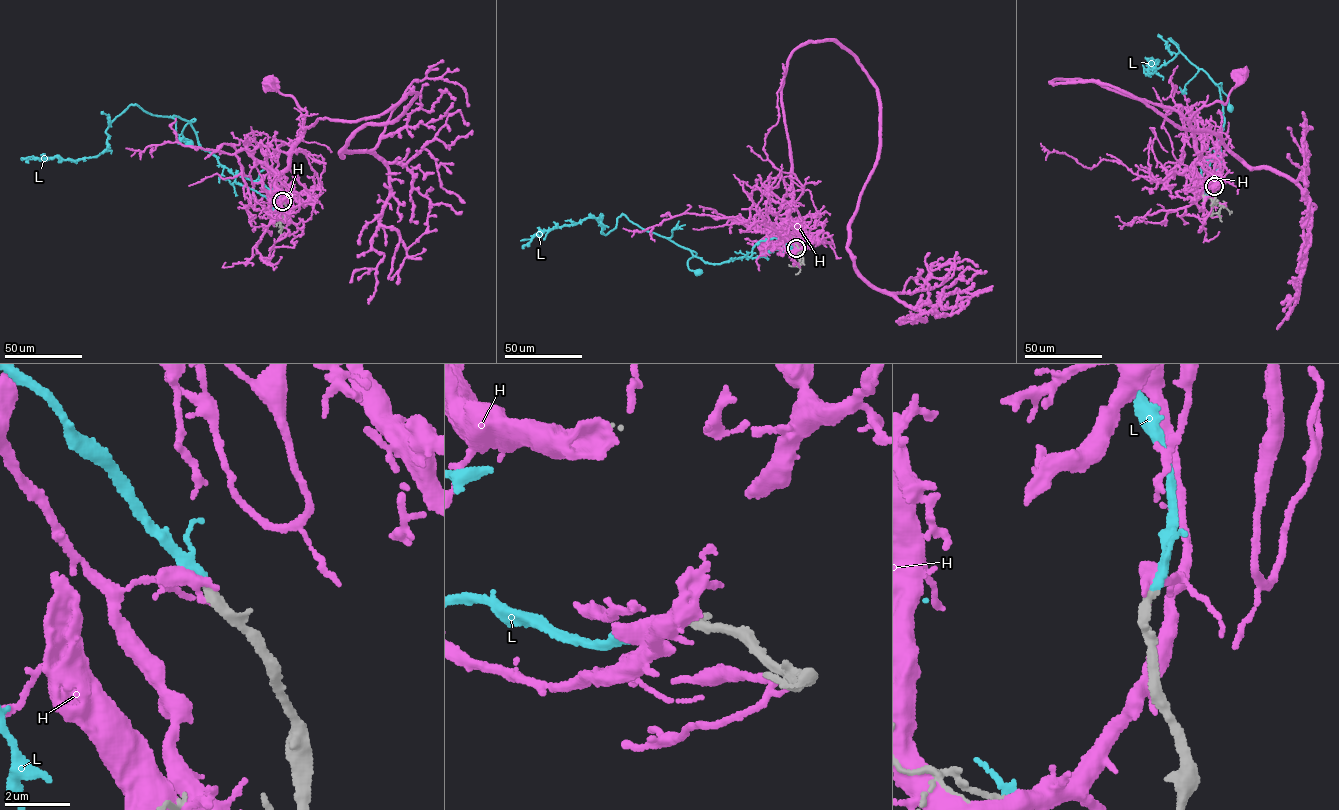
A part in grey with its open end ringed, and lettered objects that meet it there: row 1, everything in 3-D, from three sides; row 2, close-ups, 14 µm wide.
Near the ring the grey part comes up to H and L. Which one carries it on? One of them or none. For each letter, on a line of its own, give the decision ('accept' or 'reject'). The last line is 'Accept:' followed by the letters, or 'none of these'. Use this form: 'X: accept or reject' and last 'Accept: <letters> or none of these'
H: reject
L: accept
Accept: L

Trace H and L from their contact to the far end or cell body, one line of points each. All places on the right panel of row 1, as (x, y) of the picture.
H: (1214, 187), (1210, 195), (1203, 194), (1194, 164), (1199, 154), (1188, 120), (1204, 106), (1226, 103), (1242, 73)
L: (1214, 186), (1214, 171), (1221, 152), (1217, 147), (1225, 122), (1220, 90), (1215, 83), (1221, 83), (1230, 109)

